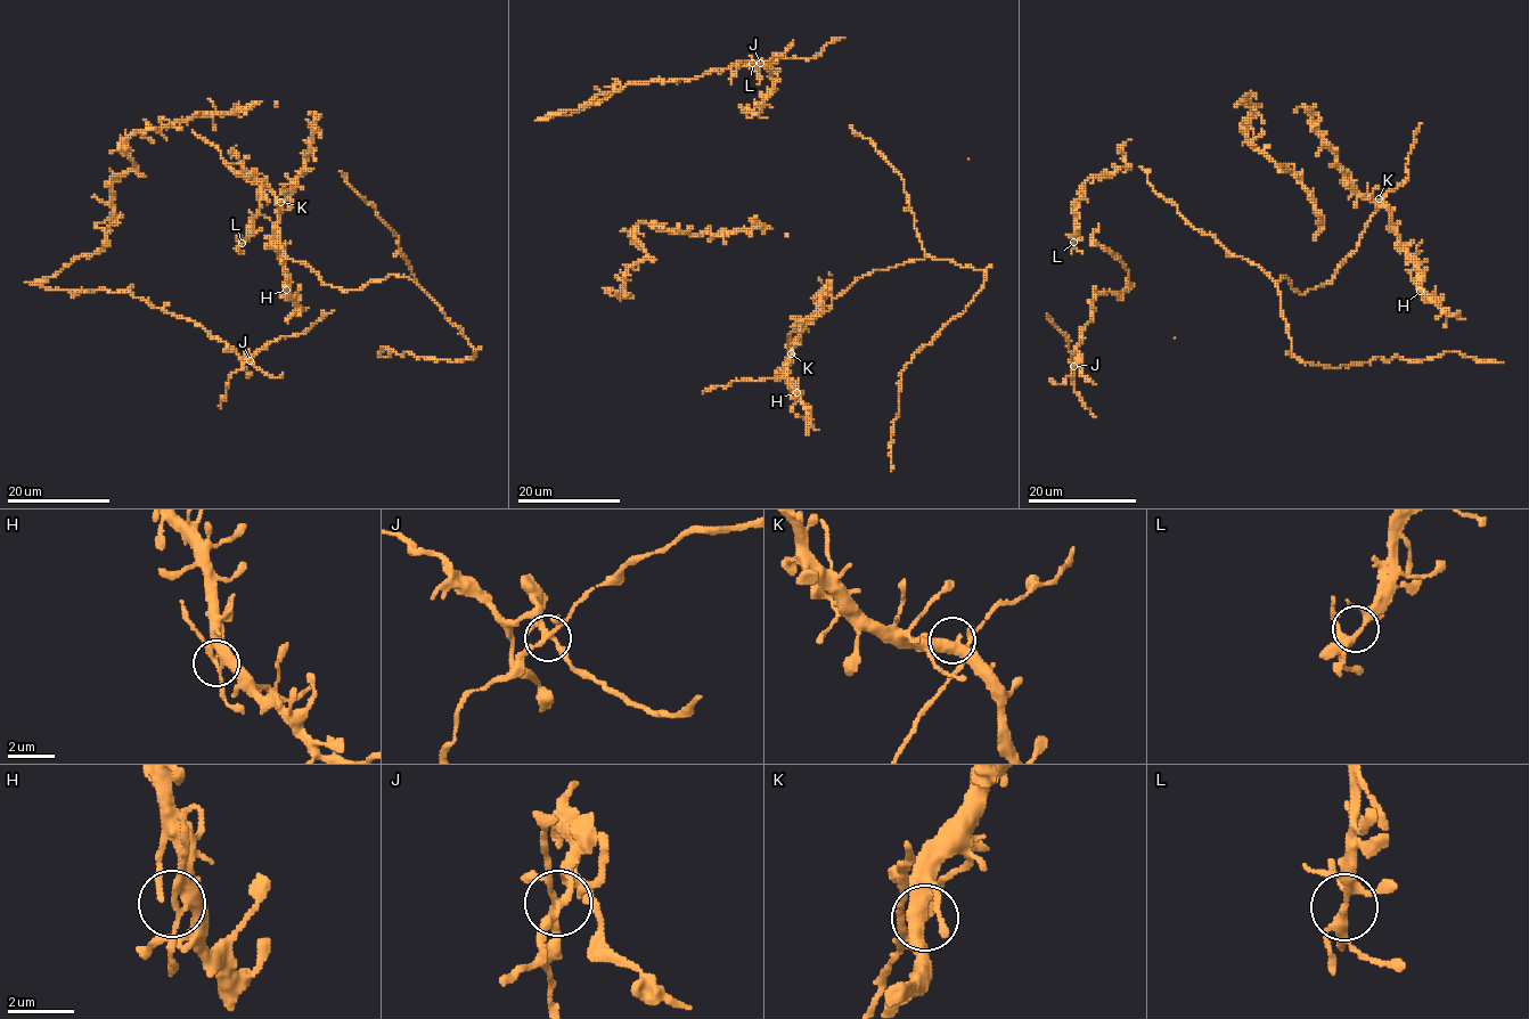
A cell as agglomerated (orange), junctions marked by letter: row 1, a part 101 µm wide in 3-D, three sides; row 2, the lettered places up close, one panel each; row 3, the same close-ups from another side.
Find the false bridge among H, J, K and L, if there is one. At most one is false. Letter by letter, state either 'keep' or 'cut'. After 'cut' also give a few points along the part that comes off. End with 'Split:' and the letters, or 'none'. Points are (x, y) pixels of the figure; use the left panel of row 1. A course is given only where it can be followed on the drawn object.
H: keep
J: cut | (250, 360), (189, 319), (164, 312), (130, 293), (42, 285), (81, 255), (103, 247), (107, 235), (93, 226)
K: keep
L: keep
Split: J

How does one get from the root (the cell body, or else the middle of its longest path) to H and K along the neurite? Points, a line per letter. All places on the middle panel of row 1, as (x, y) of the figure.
H: (923, 246), (924, 259), (858, 277), (830, 309), (795, 325), (783, 373), (796, 392)
K: (923, 246), (924, 259), (858, 277), (832, 300), (830, 309), (798, 321), (790, 334), (787, 355), (791, 353)

